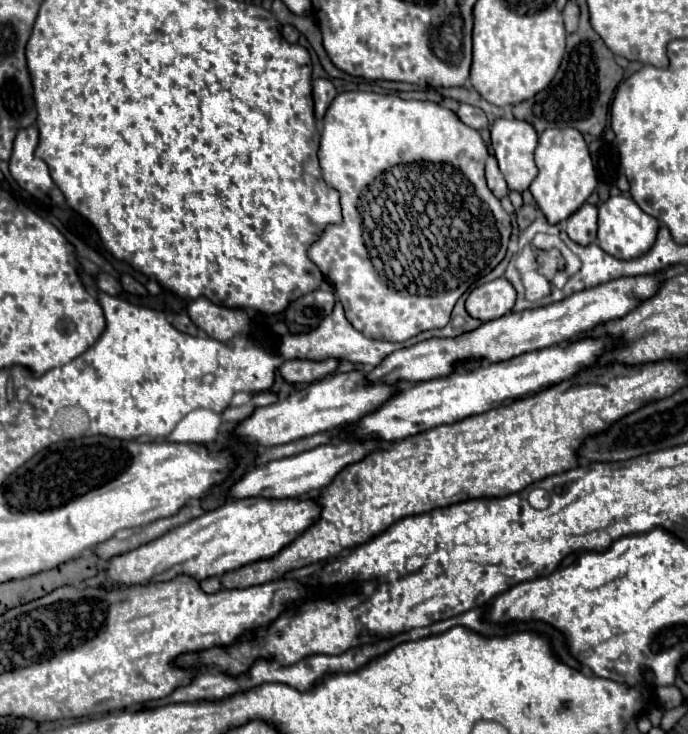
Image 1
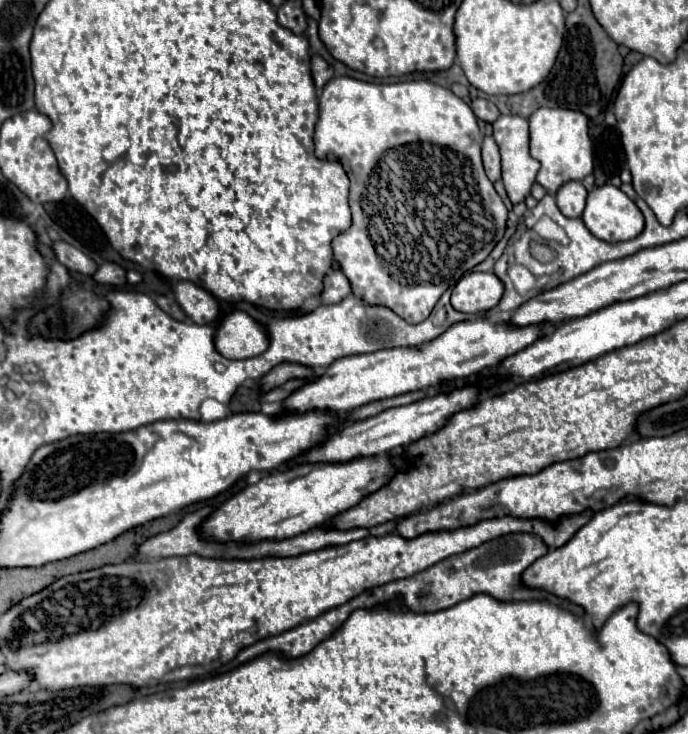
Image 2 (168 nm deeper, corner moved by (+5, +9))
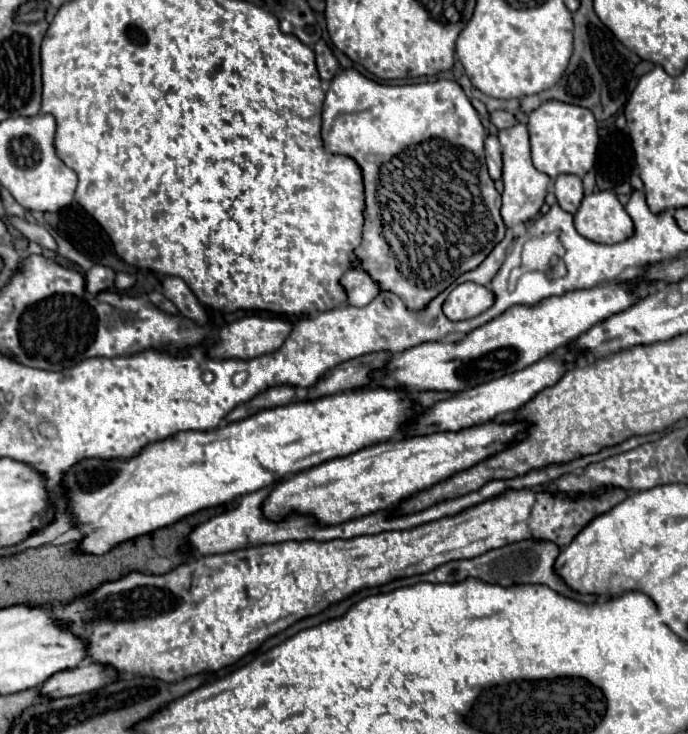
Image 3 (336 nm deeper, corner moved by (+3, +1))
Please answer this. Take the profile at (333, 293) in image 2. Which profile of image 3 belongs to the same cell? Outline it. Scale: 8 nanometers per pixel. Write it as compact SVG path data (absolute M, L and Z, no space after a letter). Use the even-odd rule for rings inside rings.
M351 269L341 277L341 287L347 293L347 303L353 307L363 307L367 305L377 293L377 285L369 281L369 275L361 269Z

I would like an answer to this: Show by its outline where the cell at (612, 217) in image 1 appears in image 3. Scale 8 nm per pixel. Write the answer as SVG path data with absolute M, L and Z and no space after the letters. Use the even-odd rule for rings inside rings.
M595 191L585 195L575 217L575 229L595 243L621 243L633 233L633 221L613 191Z

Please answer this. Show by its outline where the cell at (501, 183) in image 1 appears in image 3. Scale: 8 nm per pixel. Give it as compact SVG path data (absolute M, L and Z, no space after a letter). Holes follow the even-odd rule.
M489 135L485 139L485 155L487 155L487 167L493 181L501 179L501 145L495 135Z

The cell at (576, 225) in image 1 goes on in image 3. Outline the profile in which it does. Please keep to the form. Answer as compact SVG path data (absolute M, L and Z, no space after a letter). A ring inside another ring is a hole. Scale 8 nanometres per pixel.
M561 175L555 181L555 197L563 211L577 213L581 201L583 201L583 185L579 177L573 175Z

